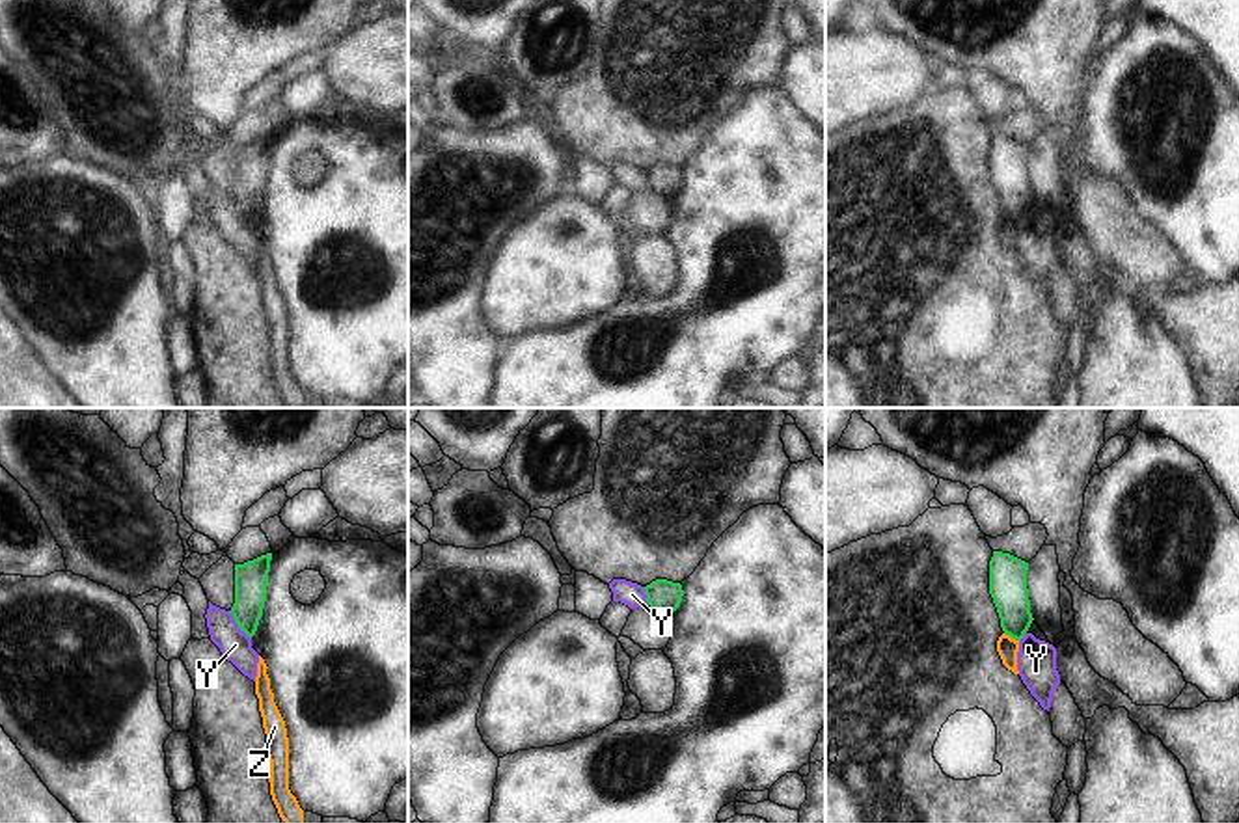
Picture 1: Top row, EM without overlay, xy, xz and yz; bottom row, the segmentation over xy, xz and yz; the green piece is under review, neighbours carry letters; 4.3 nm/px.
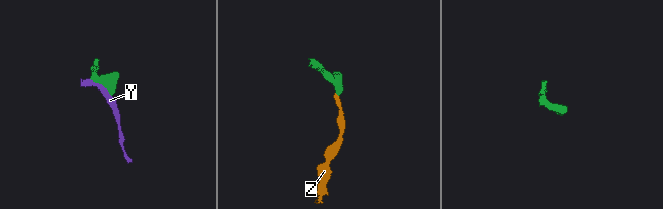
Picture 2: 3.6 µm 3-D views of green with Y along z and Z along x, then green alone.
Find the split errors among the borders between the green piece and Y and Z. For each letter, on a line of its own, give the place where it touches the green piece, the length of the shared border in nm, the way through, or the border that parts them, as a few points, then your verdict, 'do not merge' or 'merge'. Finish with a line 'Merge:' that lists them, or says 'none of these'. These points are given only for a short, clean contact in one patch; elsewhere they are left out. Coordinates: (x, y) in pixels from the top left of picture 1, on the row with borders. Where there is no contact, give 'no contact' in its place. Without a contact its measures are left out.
Y: meets green in xy at (237, 624); contact 160 nm long; border along xy (228, 611), (250, 639); do not merge
Z: meets green in yz at (1012, 637); contact 80 nm long; border along yz (1005, 632), (1018, 641); do not merge
Merge: none of these

